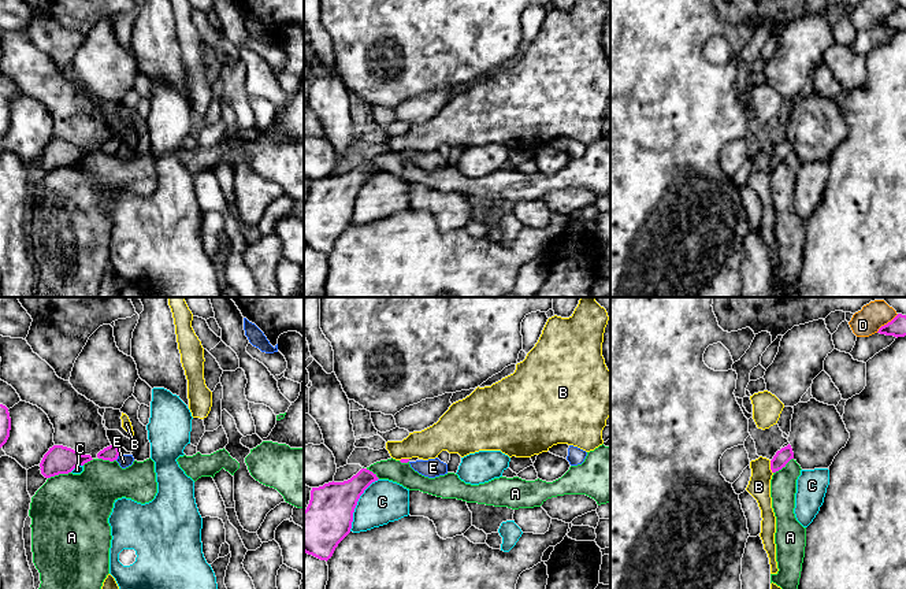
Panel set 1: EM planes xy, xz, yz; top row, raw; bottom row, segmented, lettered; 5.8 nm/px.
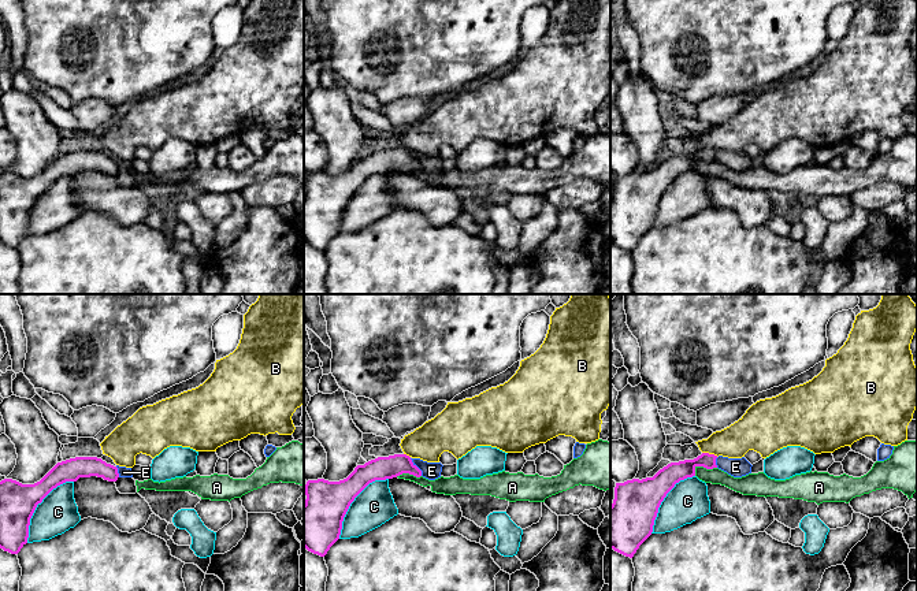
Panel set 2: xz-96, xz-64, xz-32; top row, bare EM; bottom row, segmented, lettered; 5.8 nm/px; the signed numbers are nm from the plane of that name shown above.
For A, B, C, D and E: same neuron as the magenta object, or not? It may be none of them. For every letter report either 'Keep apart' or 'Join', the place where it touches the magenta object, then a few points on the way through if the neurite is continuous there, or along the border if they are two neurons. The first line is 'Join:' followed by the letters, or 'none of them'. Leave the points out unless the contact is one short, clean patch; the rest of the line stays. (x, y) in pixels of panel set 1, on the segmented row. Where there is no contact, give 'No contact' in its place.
Join: none of them
A: Keep apart. Touches magenta at xy (59, 473)
B: Keep apart. Touches magenta at yz (771, 467)
C: Keep apart. Touches magenta at xz (356, 504)
D: Keep apart. Touches magenta at yz (888, 322)
E: Keep apart. Touches magenta at xy (117, 458). Boundary: xy (119, 455), (115, 459)

